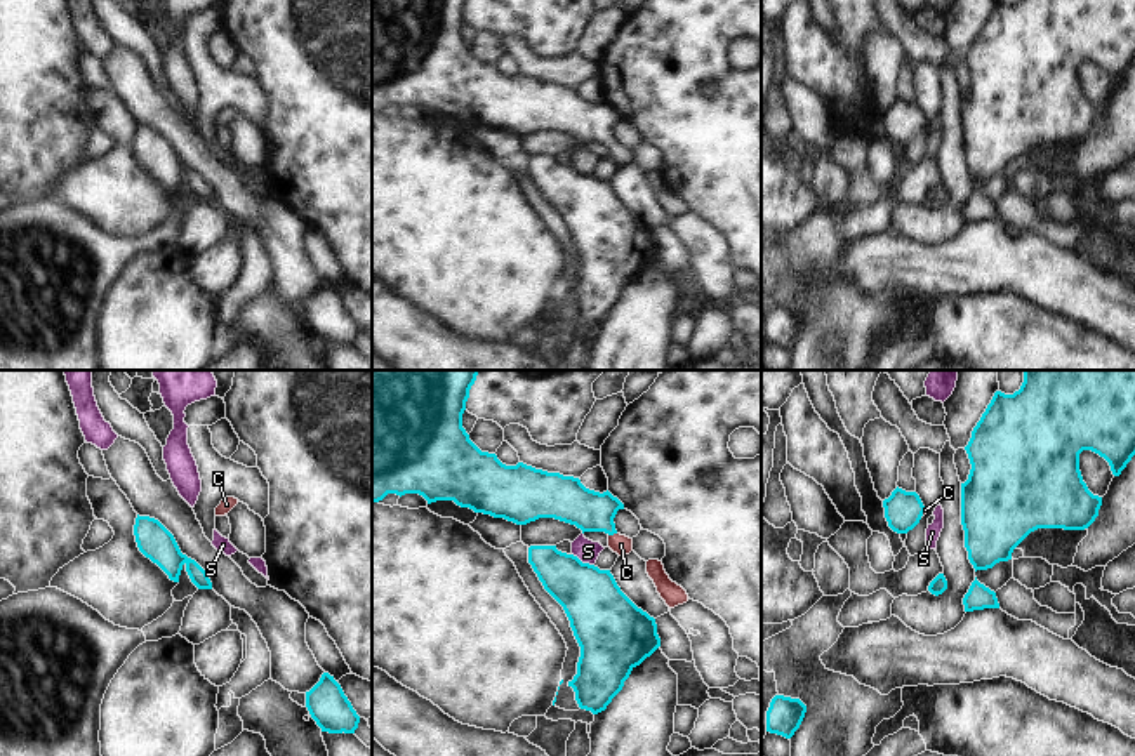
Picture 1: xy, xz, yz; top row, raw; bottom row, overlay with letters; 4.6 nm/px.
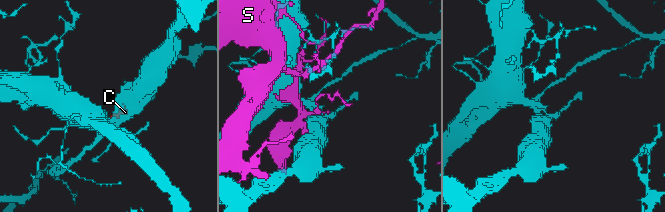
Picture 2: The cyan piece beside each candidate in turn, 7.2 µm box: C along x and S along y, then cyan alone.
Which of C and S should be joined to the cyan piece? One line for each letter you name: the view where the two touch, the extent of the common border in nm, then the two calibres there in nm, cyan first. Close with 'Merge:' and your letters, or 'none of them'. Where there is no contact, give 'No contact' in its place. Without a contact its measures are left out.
C: Touches cyan in xz. Shared border 40 nm. Thickness 190 nm (cyan) against 90 nm
Merge: C.

